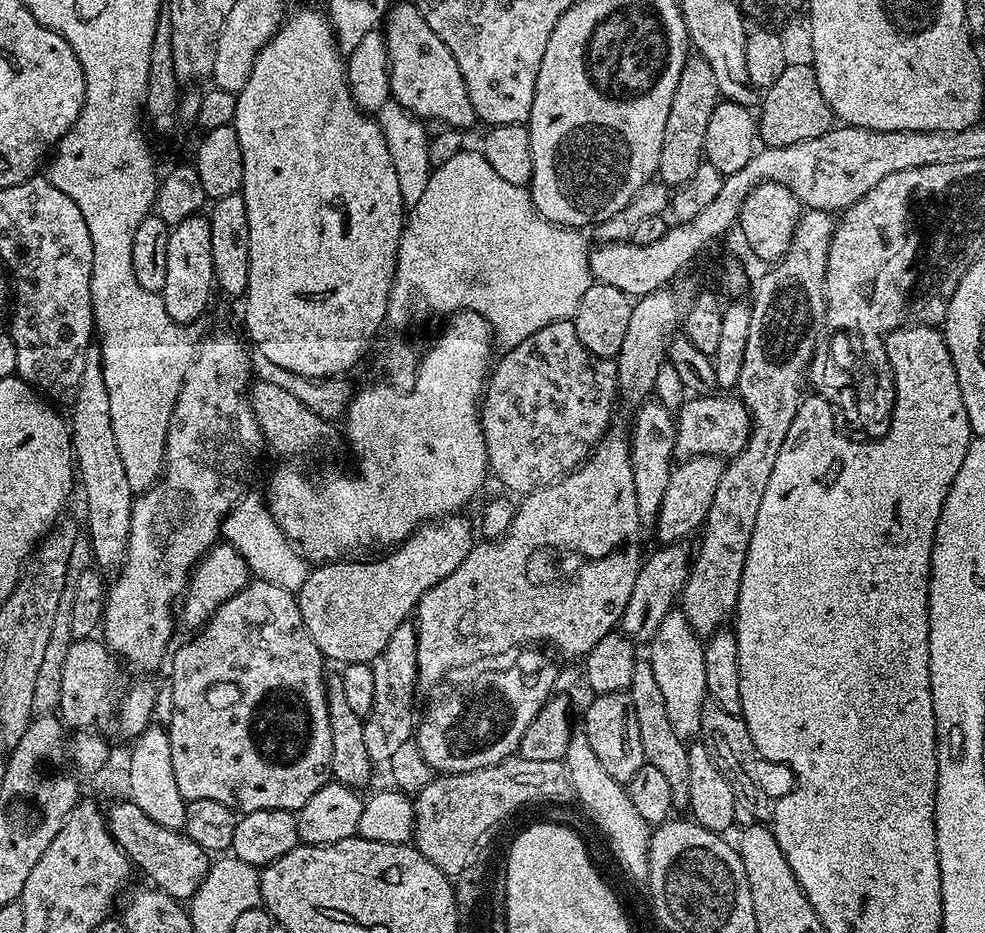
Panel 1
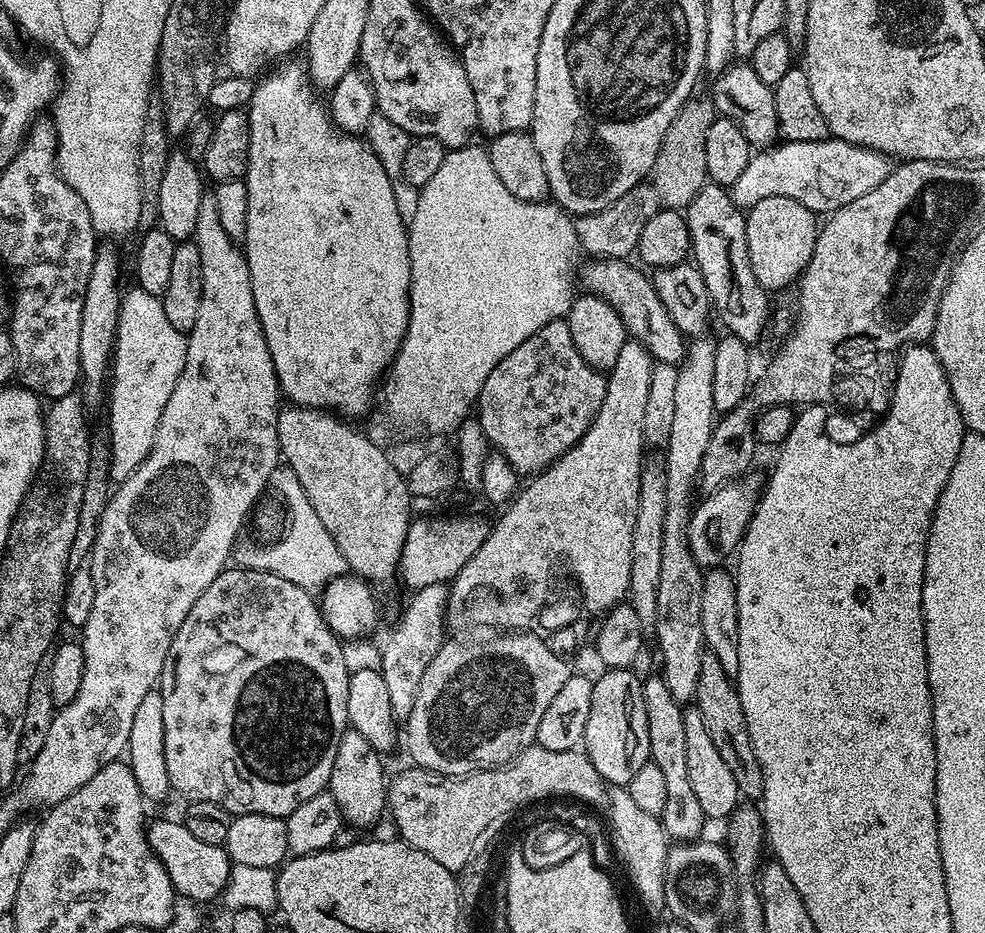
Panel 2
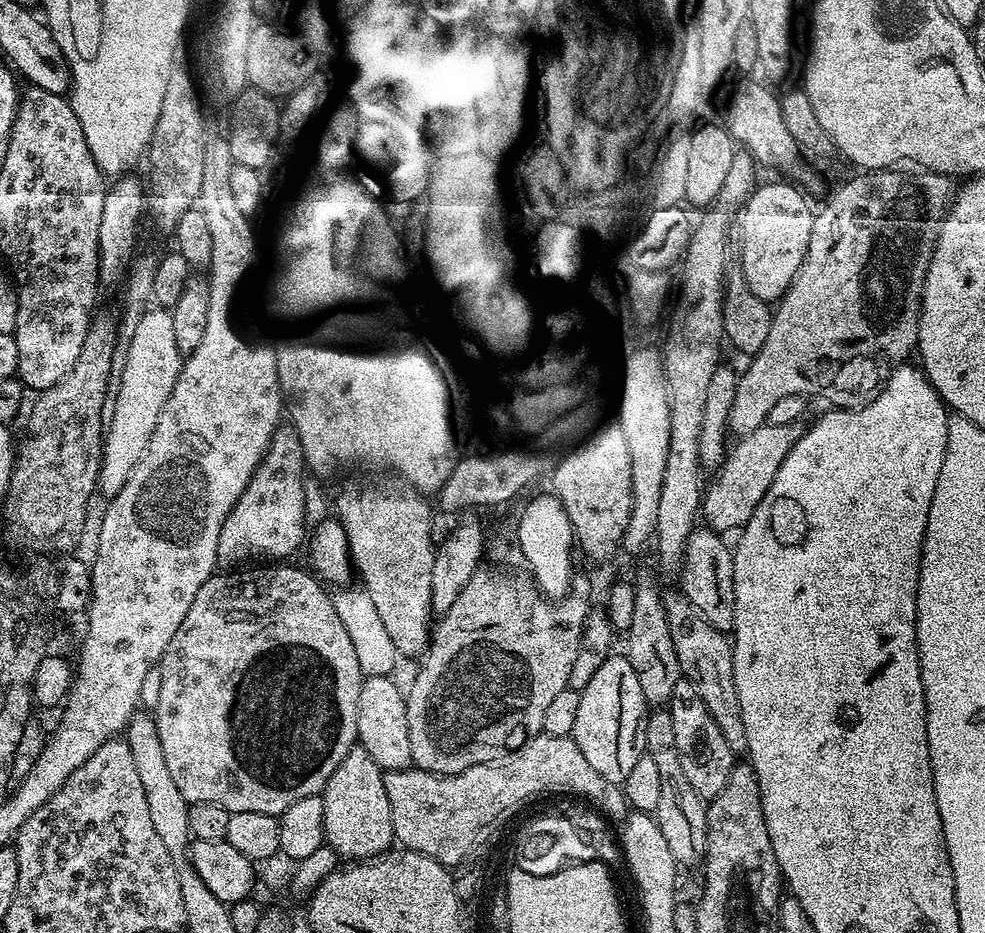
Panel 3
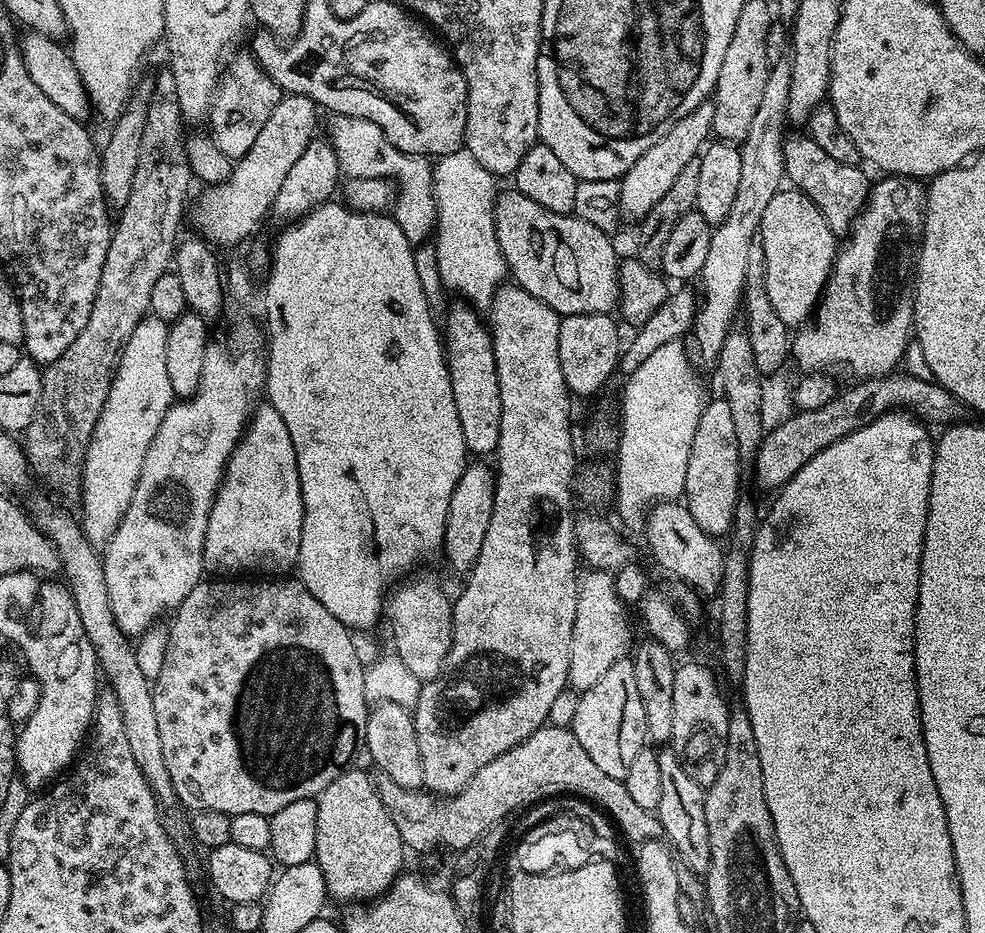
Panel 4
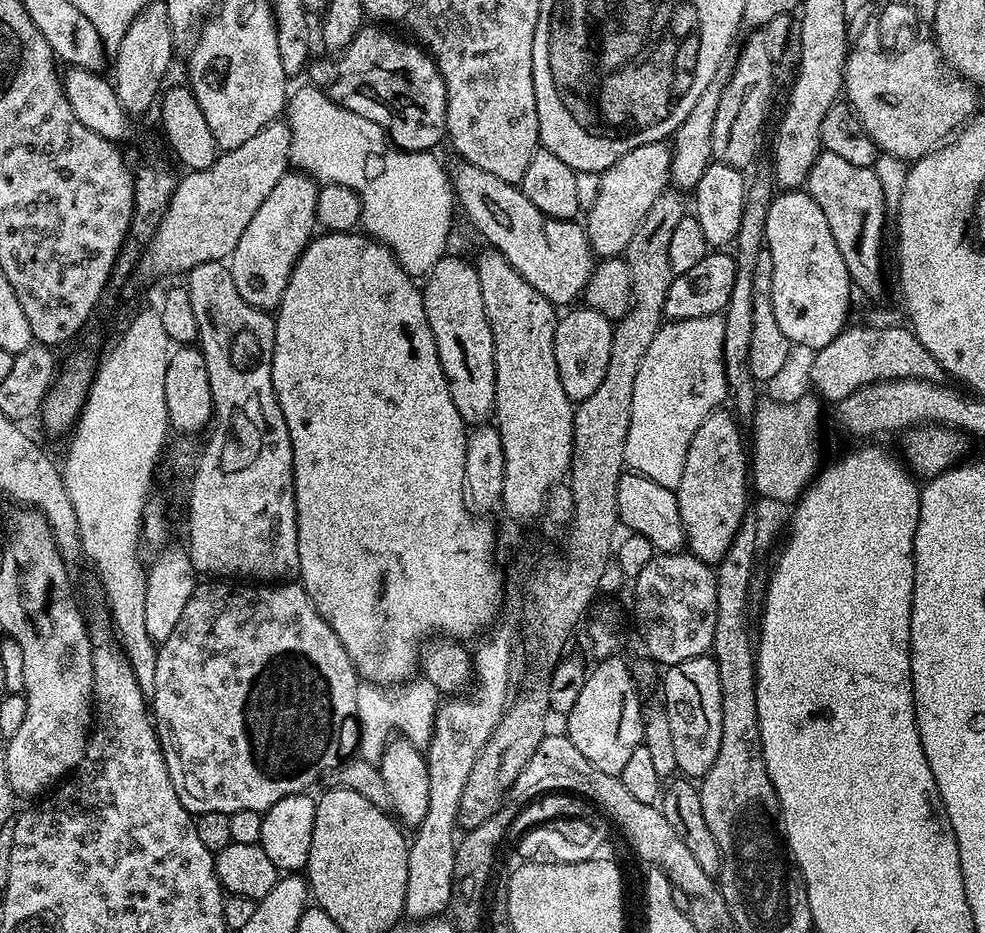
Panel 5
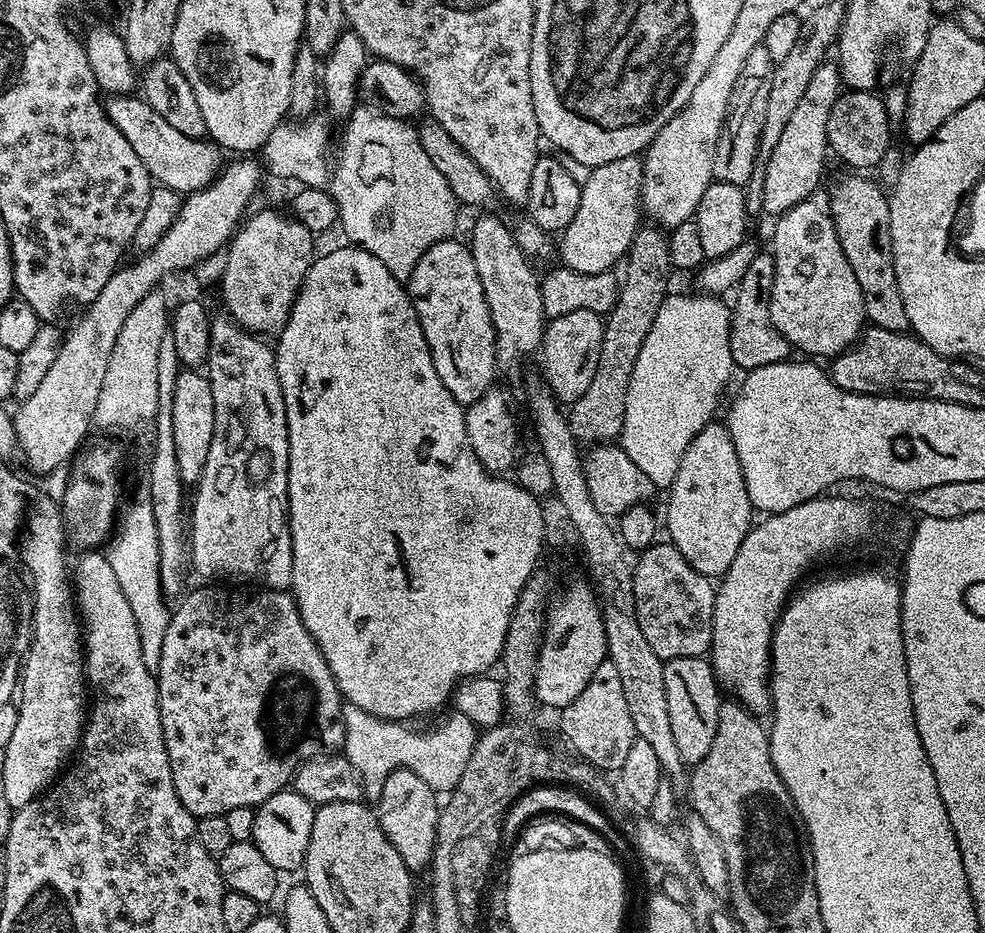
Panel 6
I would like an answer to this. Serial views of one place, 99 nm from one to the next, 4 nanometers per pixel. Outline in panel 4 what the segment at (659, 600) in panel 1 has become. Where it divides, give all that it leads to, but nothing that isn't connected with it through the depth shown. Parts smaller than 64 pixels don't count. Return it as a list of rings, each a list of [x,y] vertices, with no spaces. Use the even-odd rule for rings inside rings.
[[[889,374],[874,380],[860,380],[853,388],[837,391],[832,400],[821,409],[797,411],[796,416],[784,420],[776,429],[765,435],[764,441],[756,451],[754,469],[756,480],[764,488],[779,490],[814,454],[826,450],[834,442],[846,438],[854,430],[874,422],[878,417],[893,410],[911,410],[921,421],[929,425],[947,426],[961,419],[962,405],[944,387],[931,378],[923,380],[920,376],[900,376]]]

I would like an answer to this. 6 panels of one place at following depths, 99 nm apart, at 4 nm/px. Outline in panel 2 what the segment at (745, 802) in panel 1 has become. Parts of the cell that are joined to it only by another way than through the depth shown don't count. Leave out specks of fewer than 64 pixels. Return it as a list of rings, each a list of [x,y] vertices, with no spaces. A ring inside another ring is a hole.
[[[714,662],[705,663],[700,667],[698,686],[694,694],[694,706],[702,714],[702,722],[724,759],[726,766],[734,775],[741,795],[745,798],[759,799],[764,792],[764,772],[757,762],[756,752],[750,738],[748,723],[742,710],[739,691],[735,683]]]

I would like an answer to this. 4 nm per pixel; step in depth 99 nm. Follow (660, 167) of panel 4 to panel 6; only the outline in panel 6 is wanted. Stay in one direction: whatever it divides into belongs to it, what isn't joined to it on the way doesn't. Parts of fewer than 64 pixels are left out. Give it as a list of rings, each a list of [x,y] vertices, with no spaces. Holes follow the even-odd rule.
[[[631,156],[630,158],[618,158],[615,162],[606,162],[602,166],[593,168],[590,174],[590,180],[585,184],[580,185],[580,201],[578,202],[578,210],[574,214],[574,218],[570,218],[570,226],[566,226],[562,235],[559,237],[560,240],[560,256],[562,259],[563,267],[569,268],[570,270],[578,270],[582,274],[598,274],[599,272],[607,272],[615,269],[615,264],[619,265],[621,261],[627,257],[629,248],[634,242],[635,234],[637,229],[642,224],[642,205],[640,202],[640,195],[642,194],[642,176],[644,174],[644,161],[640,156]]]

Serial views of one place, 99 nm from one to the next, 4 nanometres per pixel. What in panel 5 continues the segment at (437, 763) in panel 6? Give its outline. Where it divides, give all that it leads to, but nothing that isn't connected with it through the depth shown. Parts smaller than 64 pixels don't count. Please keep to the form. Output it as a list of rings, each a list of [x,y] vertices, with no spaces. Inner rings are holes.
[[[423,678],[409,679],[403,686],[393,687],[391,691],[385,690],[379,684],[361,683],[360,701],[358,702],[358,716],[360,718],[359,759],[373,762],[379,761],[380,757],[384,755],[384,747],[388,745],[389,740],[393,739],[394,734],[410,738],[412,743],[417,746],[428,745],[434,730],[436,712],[440,708],[441,703],[442,693],[434,686],[434,682]]]

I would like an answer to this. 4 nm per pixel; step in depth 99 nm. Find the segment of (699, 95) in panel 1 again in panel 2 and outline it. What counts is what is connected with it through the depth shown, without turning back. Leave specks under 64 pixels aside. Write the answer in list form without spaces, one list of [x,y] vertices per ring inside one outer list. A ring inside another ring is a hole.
[[[696,99],[686,101],[674,122],[670,122],[670,130],[666,130],[662,146],[654,158],[650,183],[664,208],[687,209],[688,203],[699,192],[705,191],[709,183],[706,170],[706,134],[710,134],[710,126],[718,119],[718,113],[711,99]]]

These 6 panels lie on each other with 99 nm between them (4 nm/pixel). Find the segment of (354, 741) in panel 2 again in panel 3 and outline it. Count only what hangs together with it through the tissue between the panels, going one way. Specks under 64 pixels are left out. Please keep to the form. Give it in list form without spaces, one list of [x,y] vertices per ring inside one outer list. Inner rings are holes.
[[[359,746],[352,748],[342,762],[338,762],[338,770],[326,782],[323,790],[324,798],[324,838],[327,847],[336,851],[337,857],[348,862],[371,860],[391,849],[394,844],[394,826],[390,814],[390,798],[386,798],[386,786],[384,785],[384,772],[366,754],[366,750]]]

